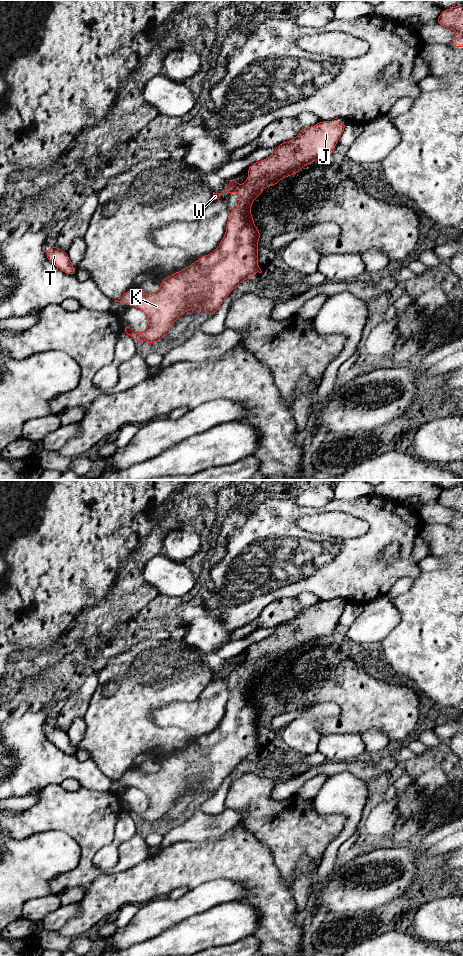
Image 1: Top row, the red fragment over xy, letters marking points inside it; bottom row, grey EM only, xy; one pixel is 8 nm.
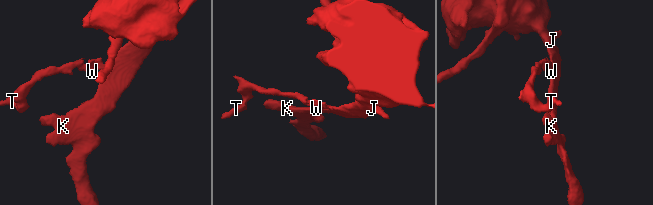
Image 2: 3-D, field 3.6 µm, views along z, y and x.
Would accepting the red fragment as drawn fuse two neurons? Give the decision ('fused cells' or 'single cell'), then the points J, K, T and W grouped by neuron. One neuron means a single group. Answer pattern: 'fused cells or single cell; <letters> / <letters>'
single cell; J K T W

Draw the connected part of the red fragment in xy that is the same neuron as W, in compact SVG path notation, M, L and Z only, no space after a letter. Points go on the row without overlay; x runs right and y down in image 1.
M333 600L321 601L312 607L303 607L293 619L278 625L274 633L264 640L252 644L248 649L248 659L239 665L235 658L220 673L213 672L213 680L225 674L237 672L240 680L229 693L226 712L219 726L212 733L200 737L197 741L161 761L161 767L151 774L143 773L139 767L127 771L114 782L122 782L143 791L148 797L148 807L143 812L136 812L129 805L123 812L139 823L146 820L149 825L158 822L172 808L174 802L186 791L197 790L201 794L214 795L230 772L242 761L255 758L254 753L262 753L258 746L258 721L260 711L254 705L251 693L252 683L268 666L275 666L281 659L299 652L305 644L311 644L318 638L334 633L335 626L343 614L346 602Z

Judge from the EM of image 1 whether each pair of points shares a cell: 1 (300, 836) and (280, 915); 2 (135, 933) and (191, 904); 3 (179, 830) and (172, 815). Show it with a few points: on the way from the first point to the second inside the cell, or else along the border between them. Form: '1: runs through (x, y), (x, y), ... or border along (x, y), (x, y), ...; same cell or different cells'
1: border along (271, 854), (274, 864), (281, 875); different cells
2: runs through (149, 922), (162, 913), (177, 910); same cell
3: border along (176, 822), (163, 828); different cells

